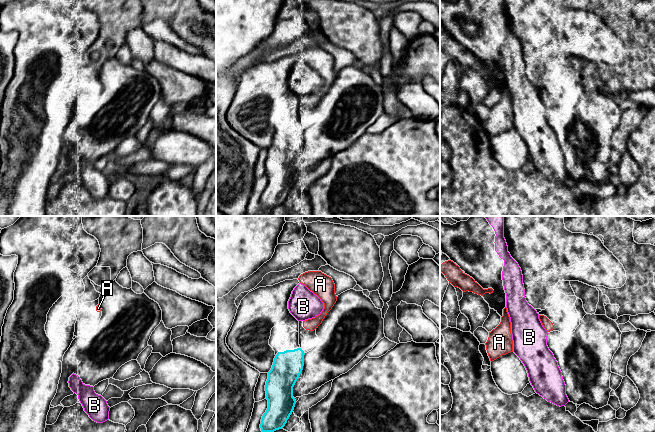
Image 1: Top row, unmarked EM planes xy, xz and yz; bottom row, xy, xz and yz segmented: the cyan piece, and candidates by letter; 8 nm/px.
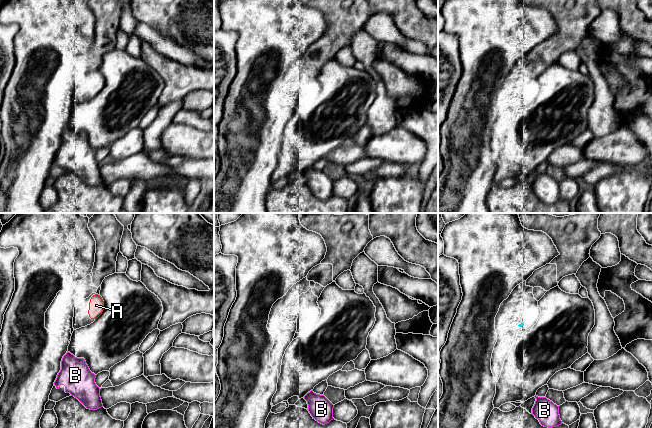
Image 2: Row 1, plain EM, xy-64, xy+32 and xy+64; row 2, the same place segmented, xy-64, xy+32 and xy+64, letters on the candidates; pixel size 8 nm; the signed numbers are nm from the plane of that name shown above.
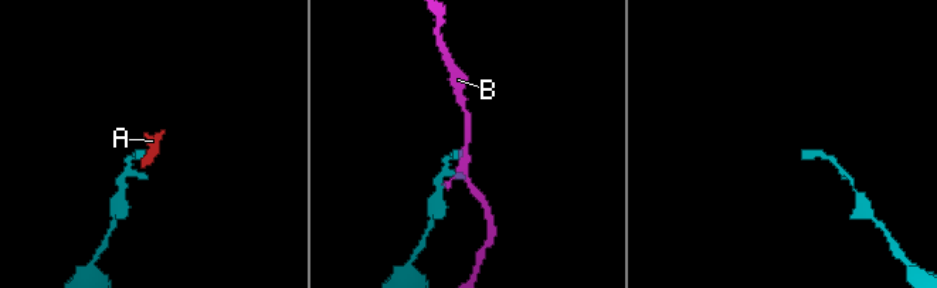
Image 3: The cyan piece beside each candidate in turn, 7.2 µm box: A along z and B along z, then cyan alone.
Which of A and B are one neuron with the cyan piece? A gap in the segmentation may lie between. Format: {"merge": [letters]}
{"merge": ["A"]}

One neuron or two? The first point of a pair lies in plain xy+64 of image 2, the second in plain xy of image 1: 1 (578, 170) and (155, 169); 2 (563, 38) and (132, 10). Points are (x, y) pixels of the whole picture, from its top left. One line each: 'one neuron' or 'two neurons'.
1: one neuron
2: one neuron

